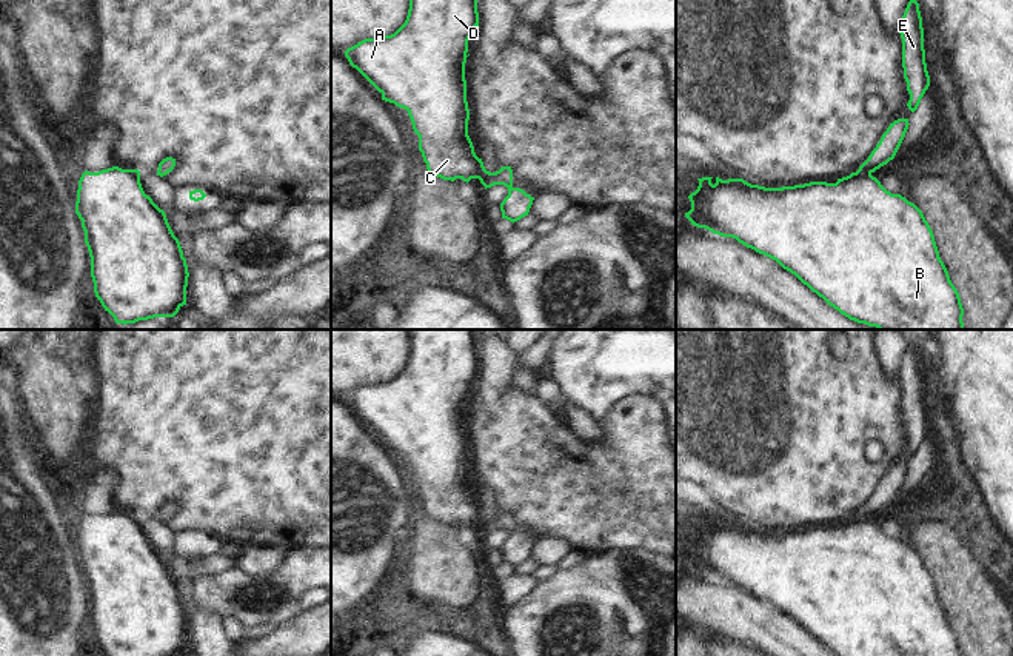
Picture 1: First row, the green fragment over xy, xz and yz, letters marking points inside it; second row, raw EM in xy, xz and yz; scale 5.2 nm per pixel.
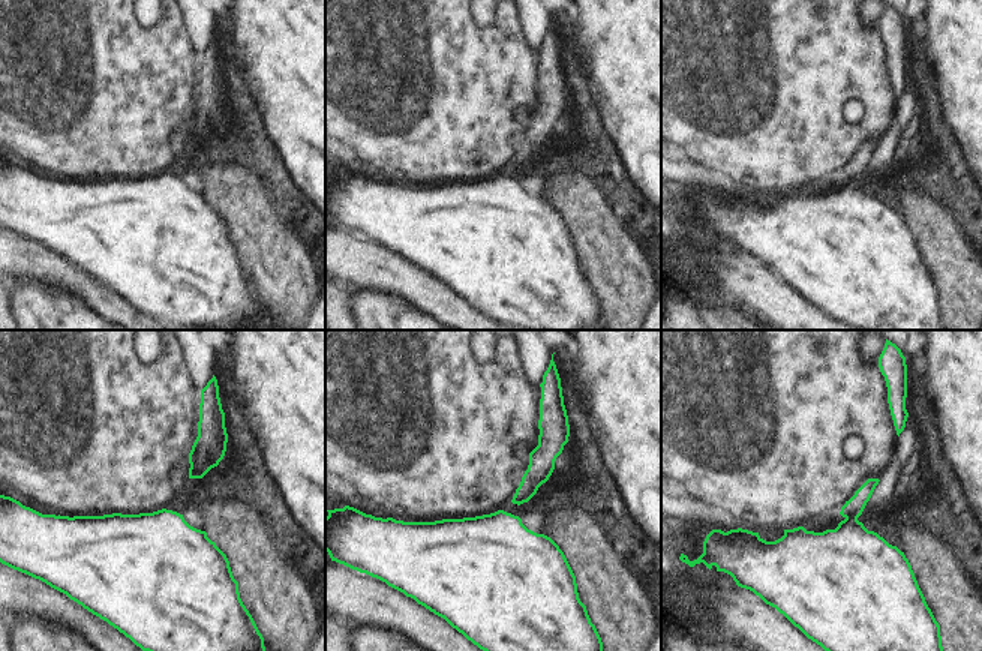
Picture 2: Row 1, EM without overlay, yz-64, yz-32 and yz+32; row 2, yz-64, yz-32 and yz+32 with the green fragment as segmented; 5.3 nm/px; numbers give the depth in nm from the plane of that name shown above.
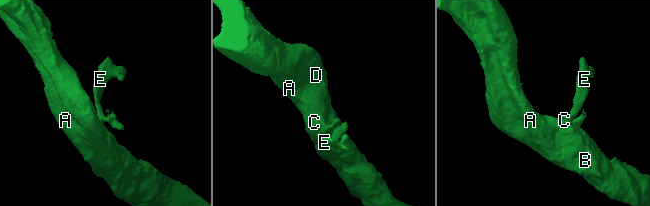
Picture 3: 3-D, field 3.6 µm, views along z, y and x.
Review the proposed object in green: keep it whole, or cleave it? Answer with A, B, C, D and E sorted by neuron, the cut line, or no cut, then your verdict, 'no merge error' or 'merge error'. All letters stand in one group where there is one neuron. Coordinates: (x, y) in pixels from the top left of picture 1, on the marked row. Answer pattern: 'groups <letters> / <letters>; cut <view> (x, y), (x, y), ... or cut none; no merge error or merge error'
groups A B C D / E; cut yz (856, 171), (870, 176); merge error

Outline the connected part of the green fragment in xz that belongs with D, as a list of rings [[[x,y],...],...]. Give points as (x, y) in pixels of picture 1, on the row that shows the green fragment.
[[[410,0],[406,20],[394,34],[365,38],[345,51],[349,65],[382,94],[382,100],[408,111],[428,174],[451,182],[462,179],[468,183],[471,179],[479,179],[479,169],[483,166],[468,136],[465,80],[468,40],[476,26],[479,26],[477,0]]]

